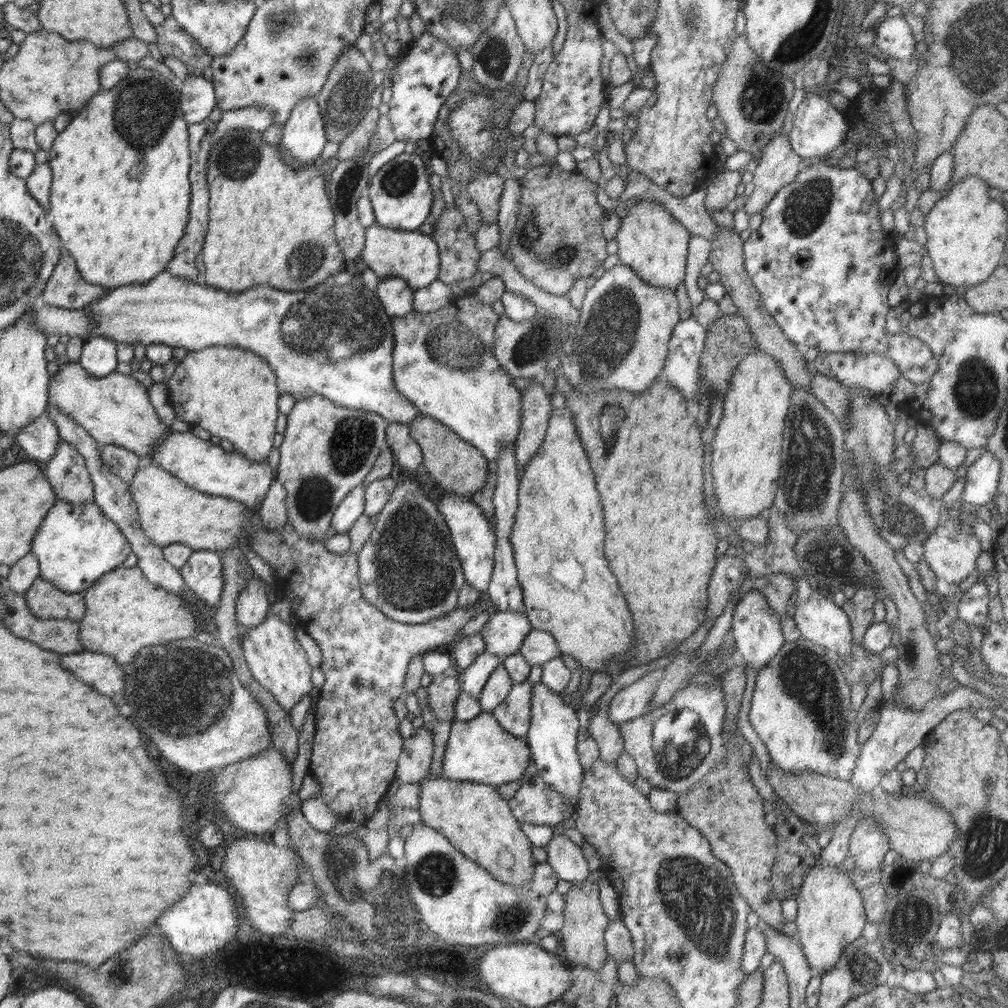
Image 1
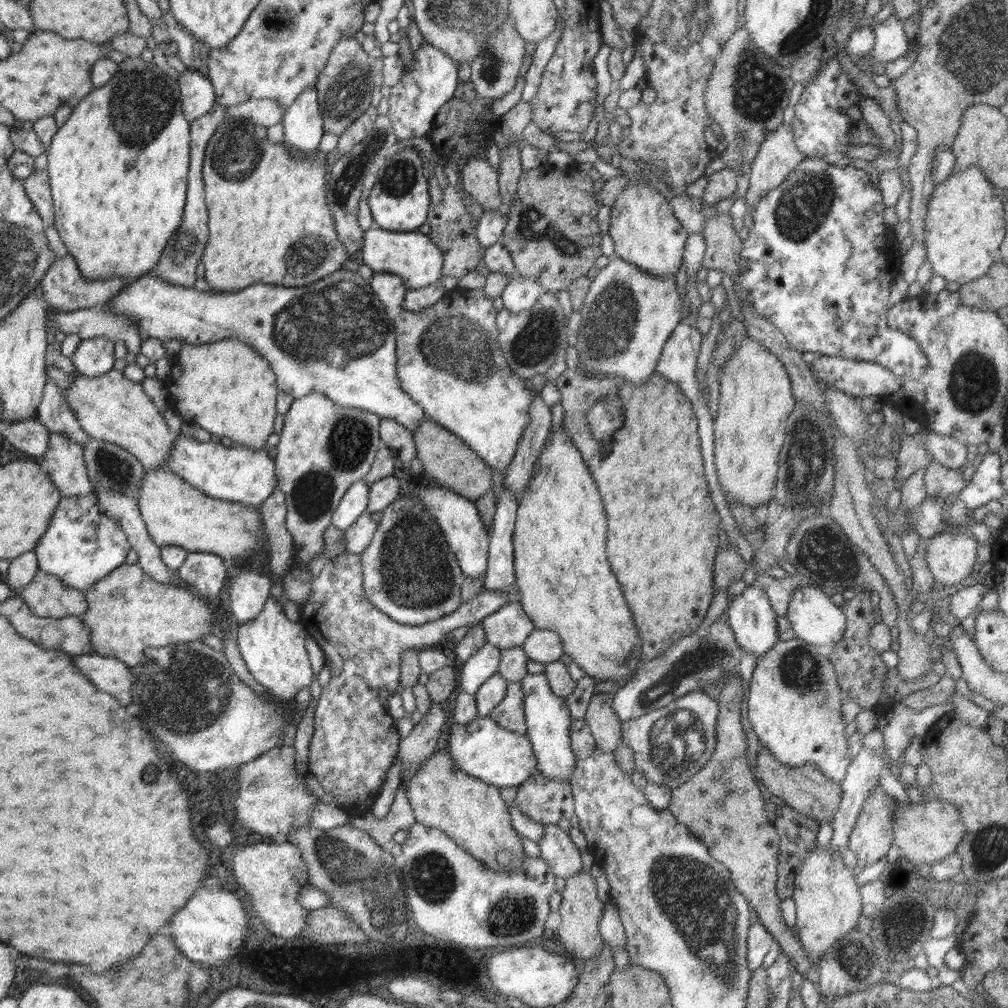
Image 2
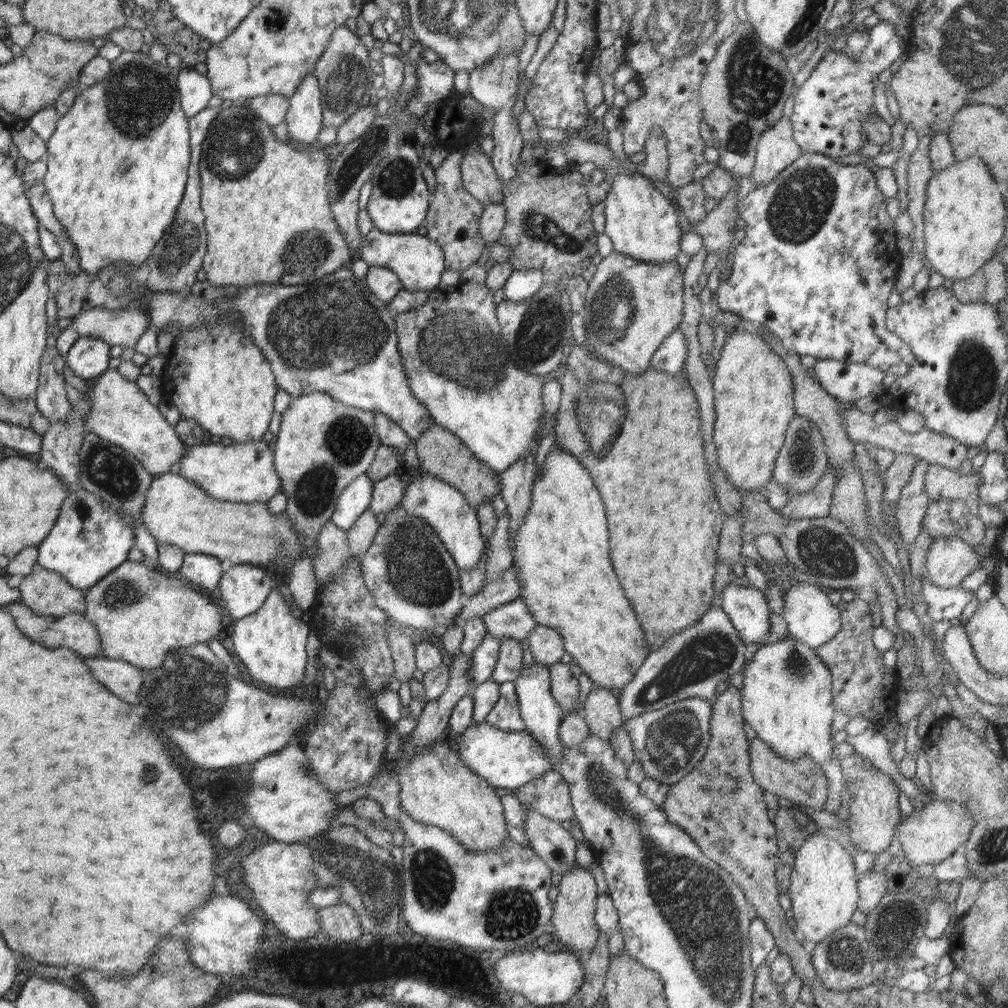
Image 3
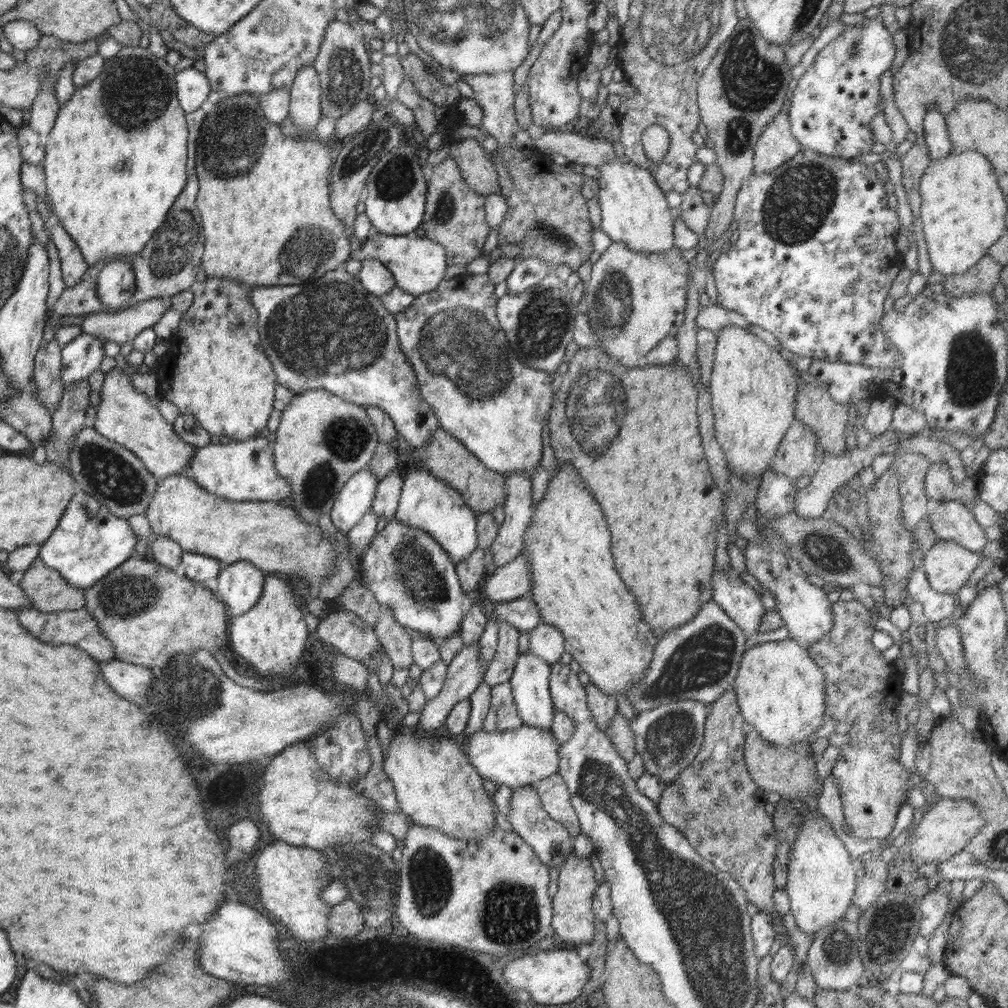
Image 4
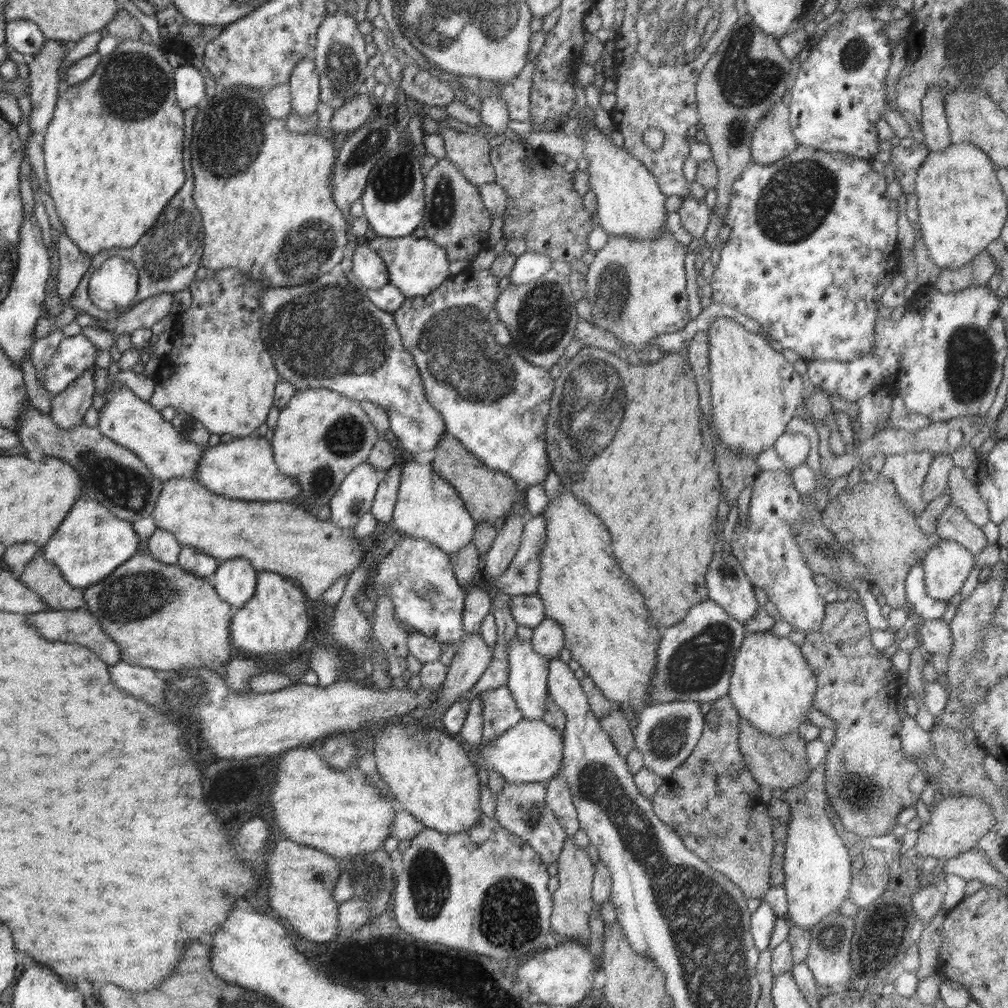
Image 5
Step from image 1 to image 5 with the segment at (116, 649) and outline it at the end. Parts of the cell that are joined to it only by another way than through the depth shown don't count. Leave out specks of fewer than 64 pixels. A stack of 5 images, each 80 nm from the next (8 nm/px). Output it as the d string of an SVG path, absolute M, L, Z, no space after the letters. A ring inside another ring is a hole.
M142 552L128 559L112 574L83 590L86 608L98 617L103 631L120 645L120 658L133 665L164 672L183 668L206 668L223 672L230 659L230 623L233 609L221 599L207 579L190 574Z

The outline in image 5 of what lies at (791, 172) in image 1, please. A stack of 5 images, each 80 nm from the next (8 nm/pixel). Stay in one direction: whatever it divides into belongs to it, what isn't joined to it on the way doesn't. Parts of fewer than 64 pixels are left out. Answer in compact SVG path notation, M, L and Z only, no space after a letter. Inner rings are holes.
M778 102L753 130L750 143L753 162L769 165L794 152L798 144L789 123L789 104Z

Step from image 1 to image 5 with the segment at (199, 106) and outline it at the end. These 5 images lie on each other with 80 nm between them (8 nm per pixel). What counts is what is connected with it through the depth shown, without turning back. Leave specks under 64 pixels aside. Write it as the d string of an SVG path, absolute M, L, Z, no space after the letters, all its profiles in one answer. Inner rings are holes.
M180 65L175 68L175 98L182 110L199 106L206 100L206 85L202 71L191 65Z

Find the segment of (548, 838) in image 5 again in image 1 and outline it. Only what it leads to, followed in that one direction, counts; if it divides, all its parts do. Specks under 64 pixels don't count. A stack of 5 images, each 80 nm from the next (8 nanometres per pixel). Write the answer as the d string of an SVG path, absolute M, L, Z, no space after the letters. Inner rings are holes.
M552 835L545 846L547 863L554 869L559 879L572 885L581 885L590 874L584 859L584 850L570 841L566 835Z

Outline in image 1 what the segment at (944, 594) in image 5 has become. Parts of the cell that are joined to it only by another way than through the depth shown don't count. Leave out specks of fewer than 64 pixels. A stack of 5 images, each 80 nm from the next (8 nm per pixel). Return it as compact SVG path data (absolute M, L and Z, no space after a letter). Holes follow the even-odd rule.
M942 523L922 545L923 558L935 572L937 579L948 583L959 584L972 574L982 552L976 535L946 530Z

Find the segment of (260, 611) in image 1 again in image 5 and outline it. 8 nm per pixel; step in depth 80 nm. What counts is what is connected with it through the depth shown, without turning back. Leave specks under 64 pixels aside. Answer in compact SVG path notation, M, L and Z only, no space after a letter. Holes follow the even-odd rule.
M245 558L218 561L213 572L216 593L231 604L233 611L244 606L252 598L258 580L258 572Z

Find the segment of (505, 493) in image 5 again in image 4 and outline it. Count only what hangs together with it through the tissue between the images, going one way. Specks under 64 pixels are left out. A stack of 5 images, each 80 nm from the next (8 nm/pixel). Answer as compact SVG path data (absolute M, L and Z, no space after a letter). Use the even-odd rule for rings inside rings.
M439 426L432 435L430 443L424 448L428 455L425 469L434 477L456 489L462 495L466 506L475 514L492 513L497 506L504 505L504 499L507 497L506 477L484 466L458 438L454 438Z

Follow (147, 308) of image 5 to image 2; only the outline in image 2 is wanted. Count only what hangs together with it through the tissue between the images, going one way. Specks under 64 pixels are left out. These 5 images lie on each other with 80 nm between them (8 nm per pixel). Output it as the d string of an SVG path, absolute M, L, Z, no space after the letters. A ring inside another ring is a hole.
M106 305L80 310L70 310L68 312L60 312L58 310L54 317L50 317L50 313L47 310L47 325L50 330L54 332L56 328L58 328L58 330L62 330L66 335L78 334L81 339L101 336L102 338L107 338L115 342L124 340L124 344L128 350L125 357L127 363L136 360L136 355L140 352L141 342L143 341L140 336L140 331L137 329L137 324L129 316L115 313Z

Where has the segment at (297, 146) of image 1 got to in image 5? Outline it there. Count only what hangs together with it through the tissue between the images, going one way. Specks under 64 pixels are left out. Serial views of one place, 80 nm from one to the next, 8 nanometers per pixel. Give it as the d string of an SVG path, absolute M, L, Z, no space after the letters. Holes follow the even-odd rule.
M312 58L297 62L289 78L292 112L299 117L317 115L320 102L319 74Z

